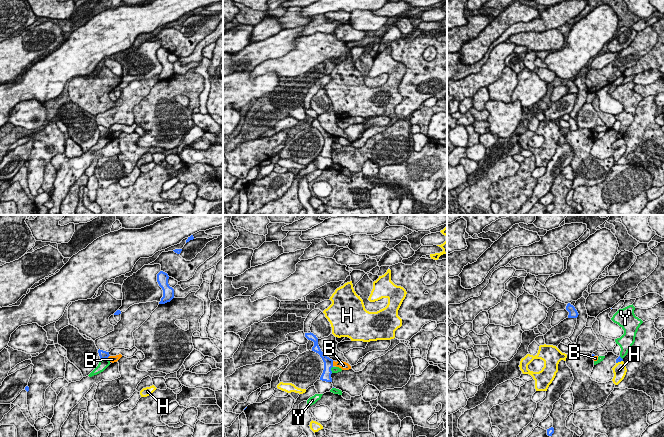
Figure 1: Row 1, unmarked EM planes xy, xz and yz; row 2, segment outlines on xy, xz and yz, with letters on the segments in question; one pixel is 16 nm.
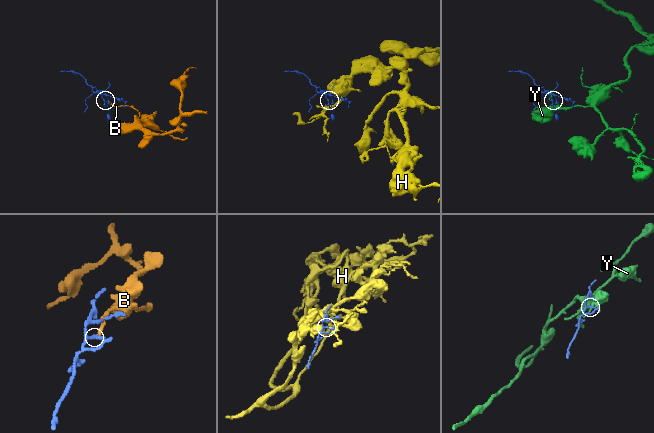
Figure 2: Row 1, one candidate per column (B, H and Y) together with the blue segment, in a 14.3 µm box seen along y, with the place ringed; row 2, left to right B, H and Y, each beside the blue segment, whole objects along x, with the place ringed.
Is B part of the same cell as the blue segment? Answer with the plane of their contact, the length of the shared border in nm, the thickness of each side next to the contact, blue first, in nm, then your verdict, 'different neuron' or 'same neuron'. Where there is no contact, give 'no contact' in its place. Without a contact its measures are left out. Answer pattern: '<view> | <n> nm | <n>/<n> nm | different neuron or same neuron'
xz | 80 nm | 160/130 nm | different neuron

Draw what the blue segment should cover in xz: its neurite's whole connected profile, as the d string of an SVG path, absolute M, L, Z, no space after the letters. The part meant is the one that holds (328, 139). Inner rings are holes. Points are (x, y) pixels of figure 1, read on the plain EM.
M305 109L305 113L308 116L311 116L314 118L314 122L312 123L312 127L318 129L320 131L320 133L322 134L323 138L324 138L324 146L323 149L320 153L320 156L322 157L326 157L326 158L332 158L332 154L331 154L331 144L333 143L333 136L330 135L329 133L327 133L320 125L319 121L318 121L318 114L316 113L316 111L314 111L313 109Z

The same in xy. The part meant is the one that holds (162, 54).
M160 47L157 50L157 58L163 66L163 73L161 74L159 80L165 80L174 74L174 65L169 62L168 55L168 50L163 47Z

